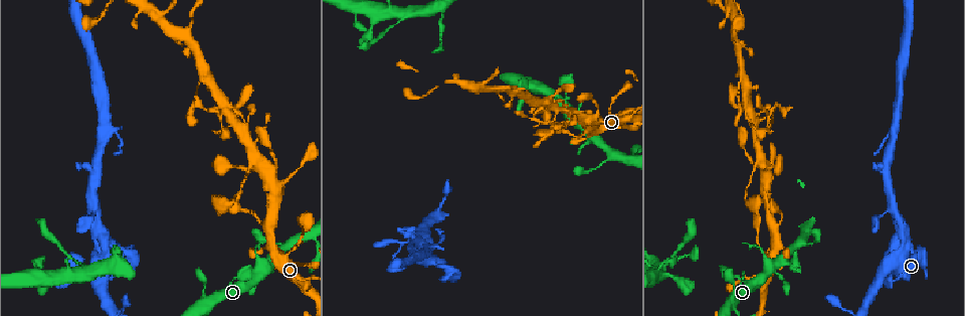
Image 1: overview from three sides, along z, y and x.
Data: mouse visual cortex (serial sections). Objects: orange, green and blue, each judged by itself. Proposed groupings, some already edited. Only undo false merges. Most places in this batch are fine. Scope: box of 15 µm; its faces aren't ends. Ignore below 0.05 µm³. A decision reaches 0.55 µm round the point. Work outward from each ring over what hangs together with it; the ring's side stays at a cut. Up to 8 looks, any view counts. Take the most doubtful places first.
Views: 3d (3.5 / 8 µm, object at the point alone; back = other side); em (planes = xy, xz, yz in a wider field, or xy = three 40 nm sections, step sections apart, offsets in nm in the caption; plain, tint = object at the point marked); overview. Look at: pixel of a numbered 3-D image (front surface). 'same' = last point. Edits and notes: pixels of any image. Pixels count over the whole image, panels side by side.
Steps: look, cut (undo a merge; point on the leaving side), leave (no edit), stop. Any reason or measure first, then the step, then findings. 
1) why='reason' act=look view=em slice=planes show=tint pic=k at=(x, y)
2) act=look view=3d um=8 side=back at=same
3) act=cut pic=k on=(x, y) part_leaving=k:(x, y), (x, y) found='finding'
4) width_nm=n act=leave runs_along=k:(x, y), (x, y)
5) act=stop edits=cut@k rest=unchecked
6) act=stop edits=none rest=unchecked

act=look view=3d um=8 pic=1 at=(394, 242)

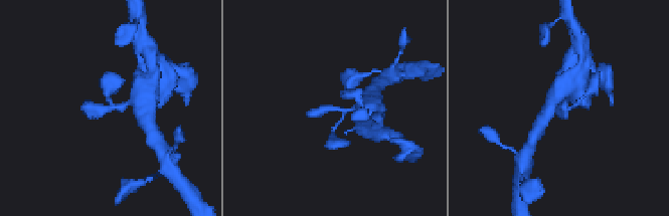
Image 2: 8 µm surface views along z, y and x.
arms=3 arm_widths_nm=150,200,350 why='now the EM' act=look view=em slice=planes show=tint pic=2 at=(110, 106)

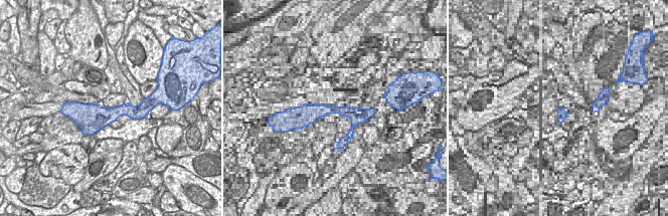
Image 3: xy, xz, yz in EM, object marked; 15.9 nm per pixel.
act=leave found='all the same cell'

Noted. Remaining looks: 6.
why='four or more arms meet' act=look view=3d um=3.5 side=back pic=1 at=(579, 116)

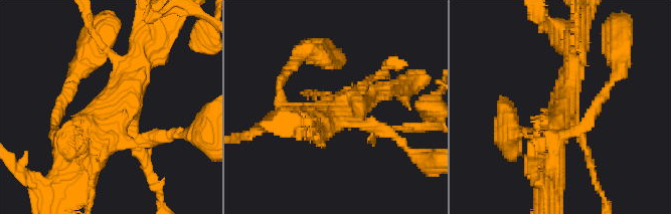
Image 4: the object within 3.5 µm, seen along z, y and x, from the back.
arms=4 arm_widths_nm=150,200,350,400 act=look view=em slice=xy step=3 show=tint pic=4 at=(115, 117)

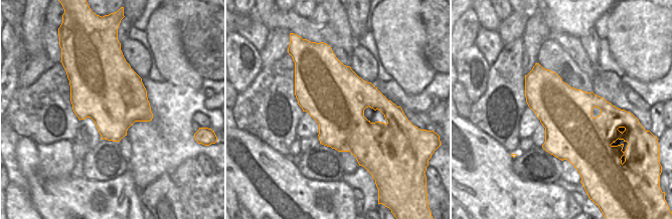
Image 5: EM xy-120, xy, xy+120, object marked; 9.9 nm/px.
act=leave runs_along=4:(79, 170), (126, 104), (138, 58) found='one cell here'

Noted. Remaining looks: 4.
why='narrows sharply' act=look view=3d um=8 side=back pic=1 at=(776, 105)

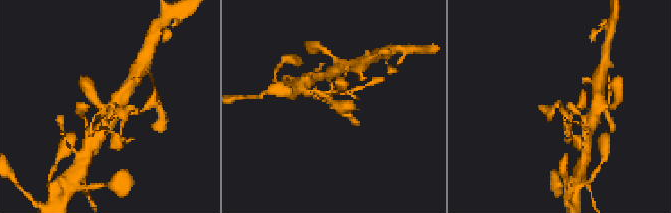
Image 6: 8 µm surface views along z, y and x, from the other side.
act=look view=3d um=3.5 pic=6 at=(328, 103)

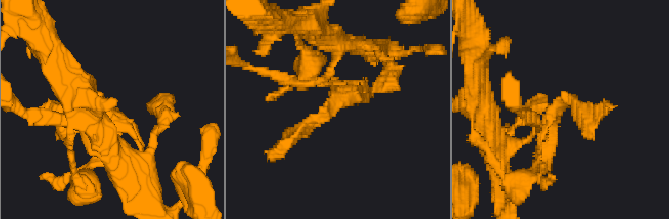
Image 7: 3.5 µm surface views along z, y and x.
act=leave runs_along=7:(331, 71), (334, 107), (282, 146) found='one cell here'

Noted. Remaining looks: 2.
act=stop edits=none rest=unchecked

